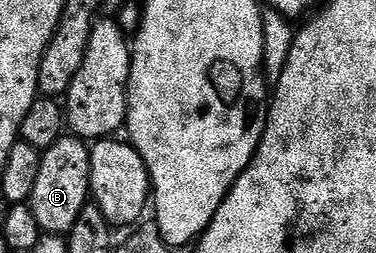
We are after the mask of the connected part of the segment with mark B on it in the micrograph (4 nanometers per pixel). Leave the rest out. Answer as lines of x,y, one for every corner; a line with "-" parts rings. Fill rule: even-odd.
62,135
46,152
41,153
39,178
35,178
35,190
29,199
29,207
39,222
42,233
68,234
75,226
79,214
90,203
91,162
89,161
90,145
72,135

